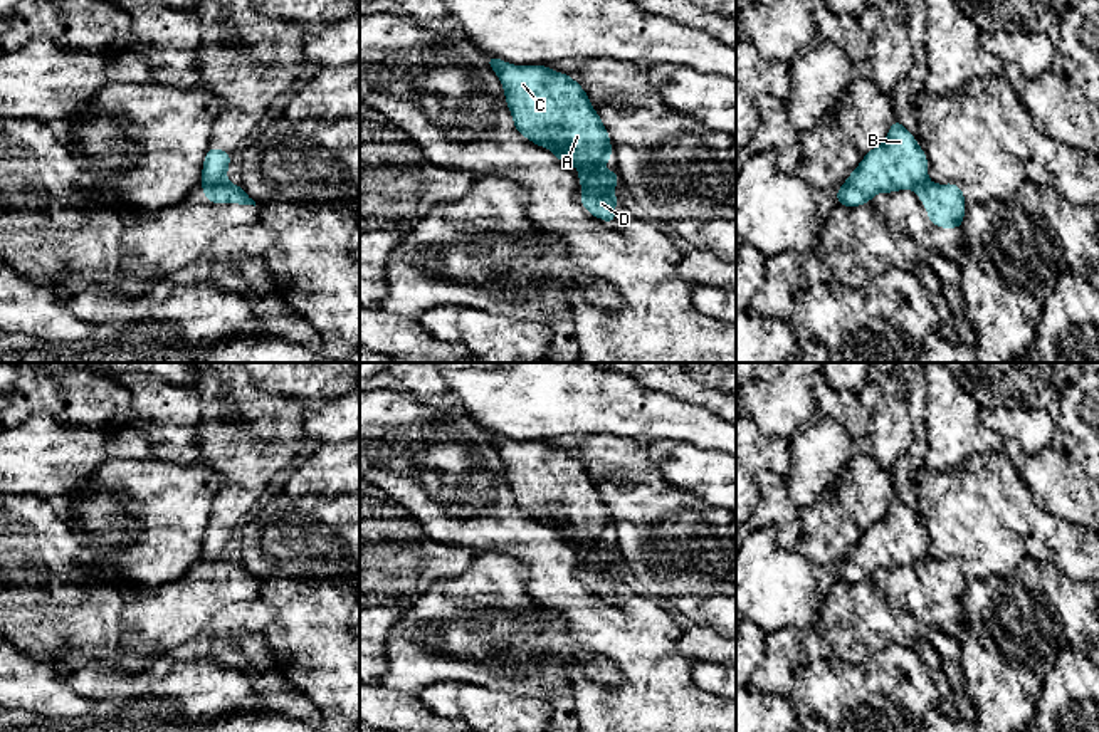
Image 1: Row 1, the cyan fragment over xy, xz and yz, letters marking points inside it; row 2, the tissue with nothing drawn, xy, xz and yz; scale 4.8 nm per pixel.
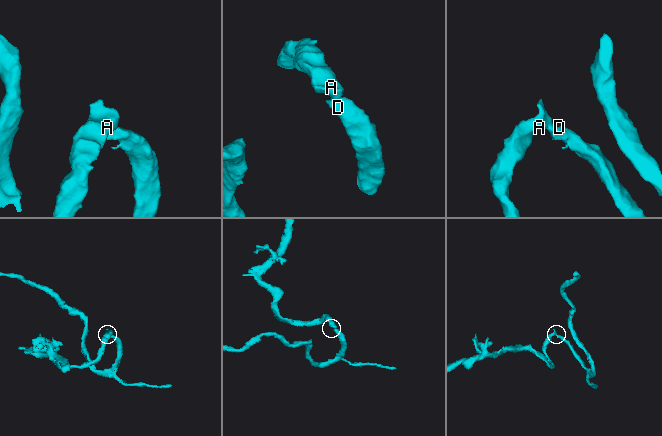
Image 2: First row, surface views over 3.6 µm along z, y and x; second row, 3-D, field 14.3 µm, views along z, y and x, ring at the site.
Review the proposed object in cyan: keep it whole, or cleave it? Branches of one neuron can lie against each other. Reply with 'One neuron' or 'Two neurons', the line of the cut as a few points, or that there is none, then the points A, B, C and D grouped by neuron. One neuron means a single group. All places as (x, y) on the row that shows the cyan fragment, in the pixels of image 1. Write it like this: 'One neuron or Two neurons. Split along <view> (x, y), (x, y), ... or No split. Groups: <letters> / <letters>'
Two neurons. Split along xy (227, 182), (202, 185). Groups: A B C / D

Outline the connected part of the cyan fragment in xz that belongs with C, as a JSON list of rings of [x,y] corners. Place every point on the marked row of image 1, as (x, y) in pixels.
[[[487,55],[497,74],[516,131],[580,170],[610,161],[610,136],[583,87],[548,65],[513,65]]]

